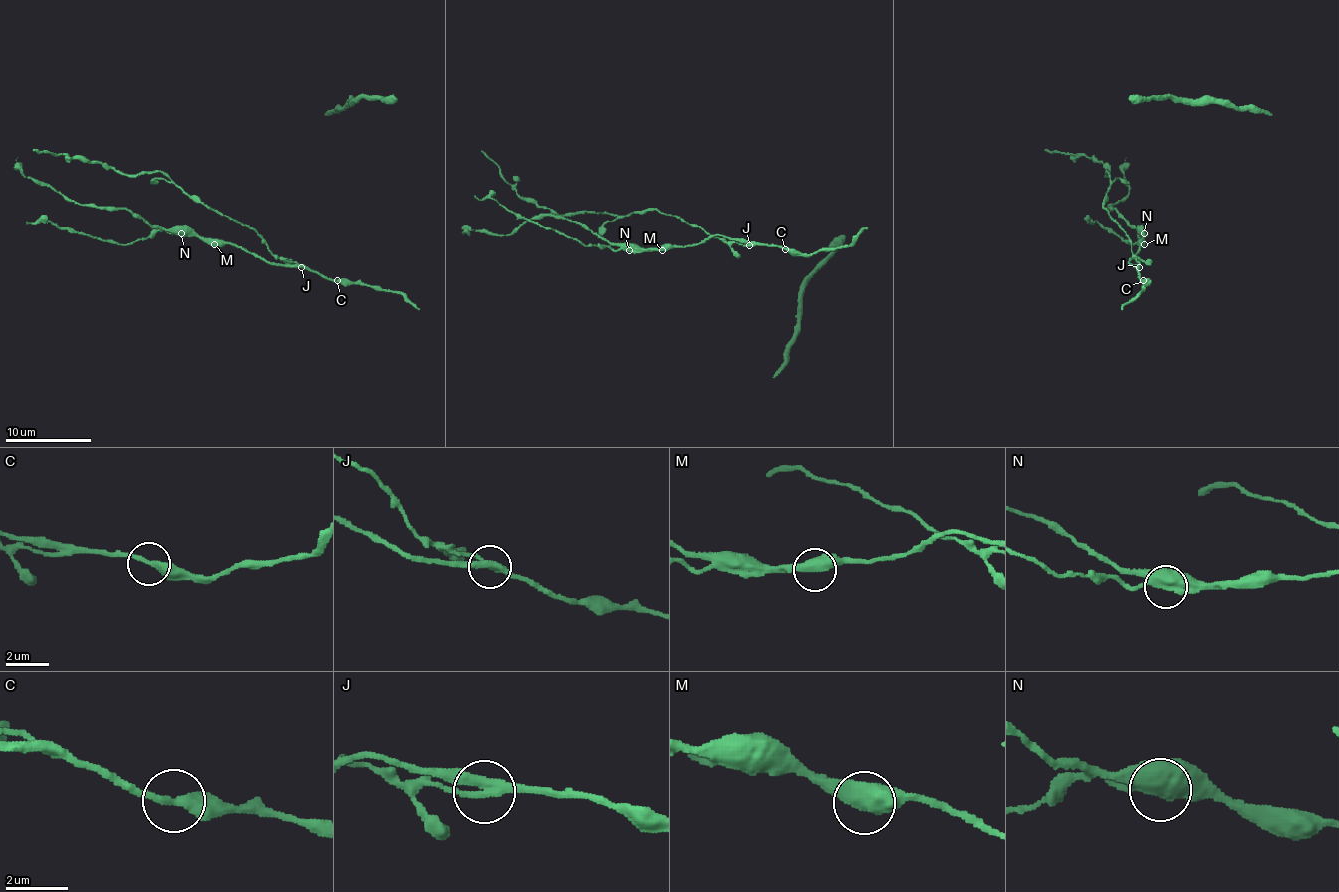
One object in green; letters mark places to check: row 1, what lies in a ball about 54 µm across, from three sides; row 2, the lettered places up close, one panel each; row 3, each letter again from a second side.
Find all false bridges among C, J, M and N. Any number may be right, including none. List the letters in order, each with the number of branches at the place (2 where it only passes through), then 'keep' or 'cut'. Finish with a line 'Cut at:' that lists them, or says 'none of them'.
C: 2 branches meet; keep
J: 3 branches meet; cut
M: 2 branches meet; keep
N: 2 branches meet; cut
Cut at: J, N

